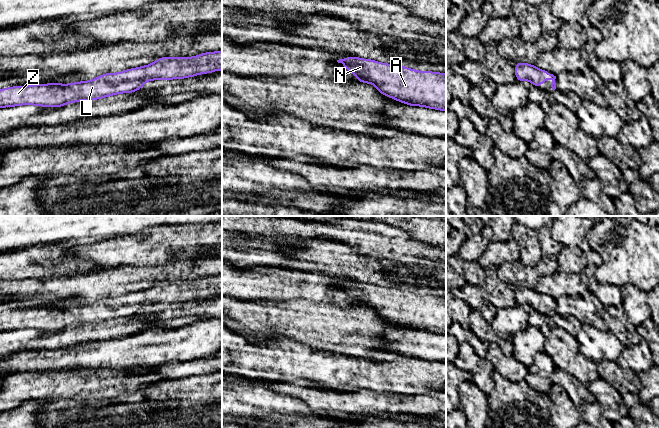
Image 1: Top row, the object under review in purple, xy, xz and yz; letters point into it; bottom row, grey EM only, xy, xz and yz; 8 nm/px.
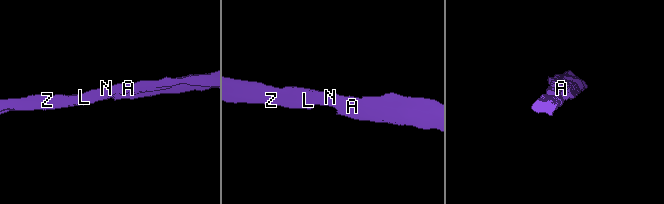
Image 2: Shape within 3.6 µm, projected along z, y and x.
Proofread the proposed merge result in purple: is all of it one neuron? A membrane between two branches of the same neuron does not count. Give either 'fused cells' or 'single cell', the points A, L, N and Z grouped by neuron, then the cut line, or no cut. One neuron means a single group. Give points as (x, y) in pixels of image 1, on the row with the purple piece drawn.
single cell; groups A L N Z; cut none

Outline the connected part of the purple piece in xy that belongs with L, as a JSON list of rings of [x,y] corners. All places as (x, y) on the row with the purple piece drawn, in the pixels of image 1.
[[[222,51],[207,52],[195,57],[162,57],[150,65],[120,73],[105,73],[90,81],[7,87],[0,90],[0,108],[27,104],[61,107],[71,102],[132,93],[140,90],[150,80],[183,79],[217,70],[222,70]]]

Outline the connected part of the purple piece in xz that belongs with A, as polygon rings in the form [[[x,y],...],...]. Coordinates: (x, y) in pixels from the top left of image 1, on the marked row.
[[[355,56],[337,60],[358,78],[358,82],[371,83],[378,91],[410,106],[422,106],[446,111],[446,73],[416,71],[400,65],[385,64]]]

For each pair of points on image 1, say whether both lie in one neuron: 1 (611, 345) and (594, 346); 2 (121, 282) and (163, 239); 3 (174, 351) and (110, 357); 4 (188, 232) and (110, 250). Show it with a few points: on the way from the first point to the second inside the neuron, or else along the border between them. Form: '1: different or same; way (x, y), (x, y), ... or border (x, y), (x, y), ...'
1: same; way (607, 345), (598, 345)
2: different; border (160, 264), (152, 266), (113, 266)
3: same; way (158, 351), (126, 352)
4: same; way (169, 242), (141, 250), (129, 250)

